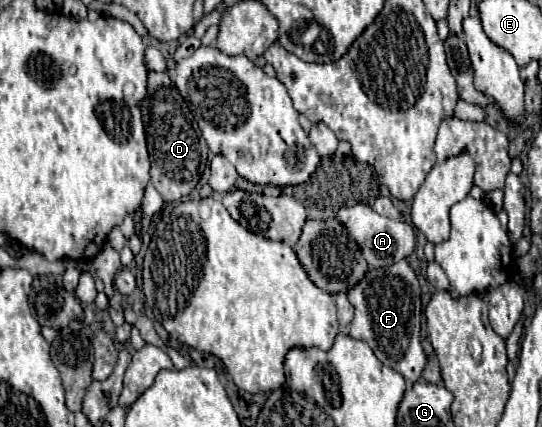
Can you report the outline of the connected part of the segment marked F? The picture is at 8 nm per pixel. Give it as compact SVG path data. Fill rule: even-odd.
M402 260L386 268L370 268L364 278L348 290L348 300L356 310L348 334L364 340L384 366L390 366L406 380L416 382L426 366L426 354L420 346L420 284L408 262Z

